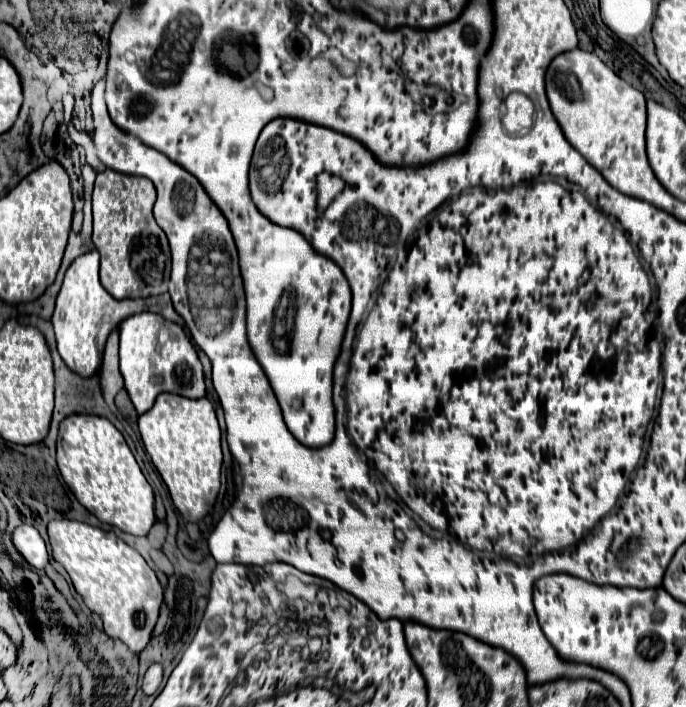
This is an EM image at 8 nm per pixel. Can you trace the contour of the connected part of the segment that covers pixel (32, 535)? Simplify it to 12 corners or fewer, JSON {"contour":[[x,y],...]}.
{"contour":[[35,526],[15,528],[13,542],[25,560],[41,570],[49,564]]}

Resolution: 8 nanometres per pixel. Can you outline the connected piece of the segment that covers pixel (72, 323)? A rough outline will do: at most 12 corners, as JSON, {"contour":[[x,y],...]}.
{"contour":[[99,252],[67,270],[51,318],[63,362],[83,378],[135,312],[183,326],[169,294],[115,300]]}

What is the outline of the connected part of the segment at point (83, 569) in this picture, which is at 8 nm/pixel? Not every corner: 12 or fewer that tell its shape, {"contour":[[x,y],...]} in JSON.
{"contour":[[77,520],[47,526],[53,558],[139,654],[163,586],[115,532]]}

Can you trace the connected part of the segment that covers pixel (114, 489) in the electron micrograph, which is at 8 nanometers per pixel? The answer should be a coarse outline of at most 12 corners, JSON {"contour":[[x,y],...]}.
{"contour":[[65,418],[57,464],[77,500],[133,536],[153,488],[107,418]]}

